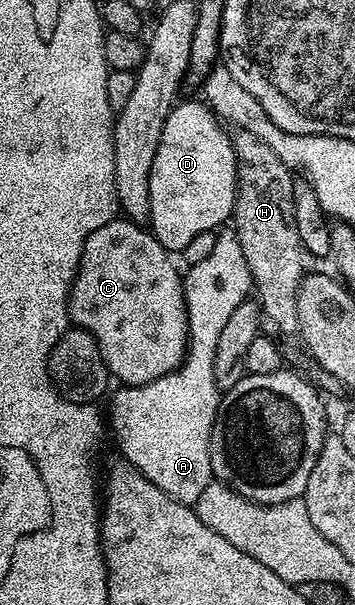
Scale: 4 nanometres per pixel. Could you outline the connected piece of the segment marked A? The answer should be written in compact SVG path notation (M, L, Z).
M236 231L217 232L215 246L201 262L188 266L183 276L185 309L189 315L189 344L183 362L171 374L146 384L118 387L109 404L107 424L117 435L117 448L130 464L163 494L180 504L196 505L199 494L214 479L211 430L215 426L222 389L215 382L215 346L231 314L254 291L251 270Z

